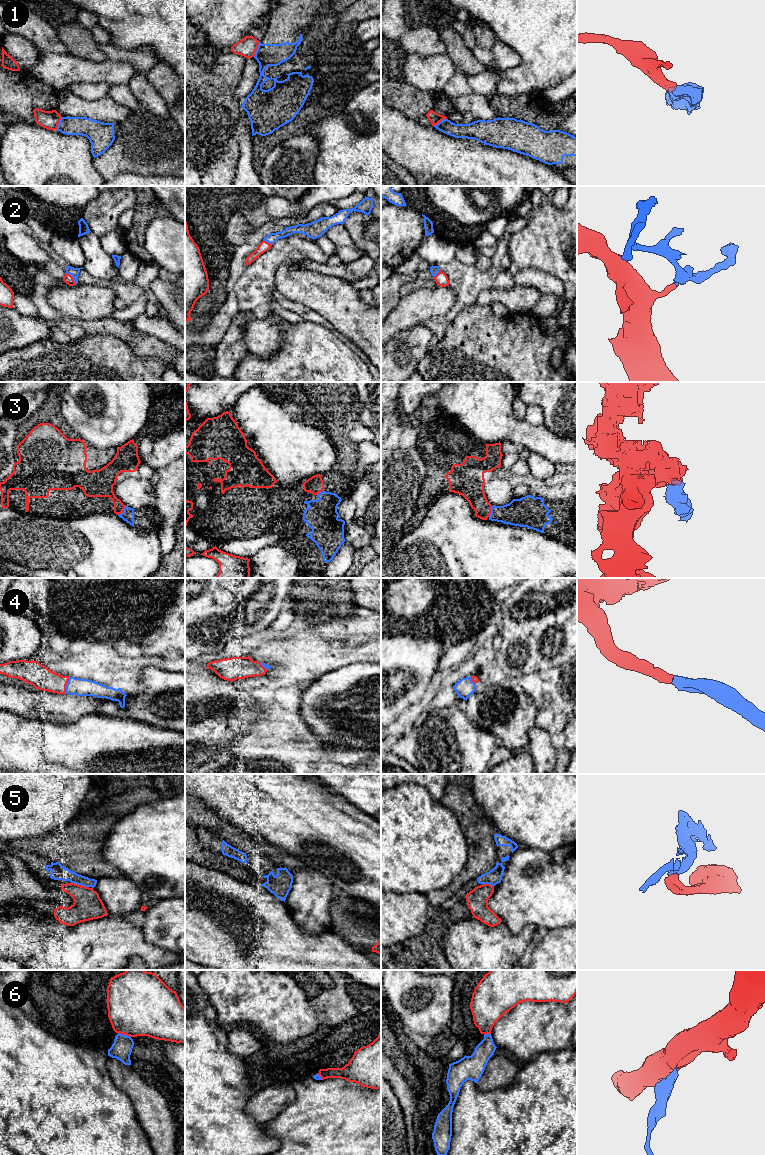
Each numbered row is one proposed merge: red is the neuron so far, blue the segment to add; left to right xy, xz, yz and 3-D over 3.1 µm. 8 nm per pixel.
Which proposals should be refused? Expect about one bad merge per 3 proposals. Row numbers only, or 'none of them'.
1, 5, 6

